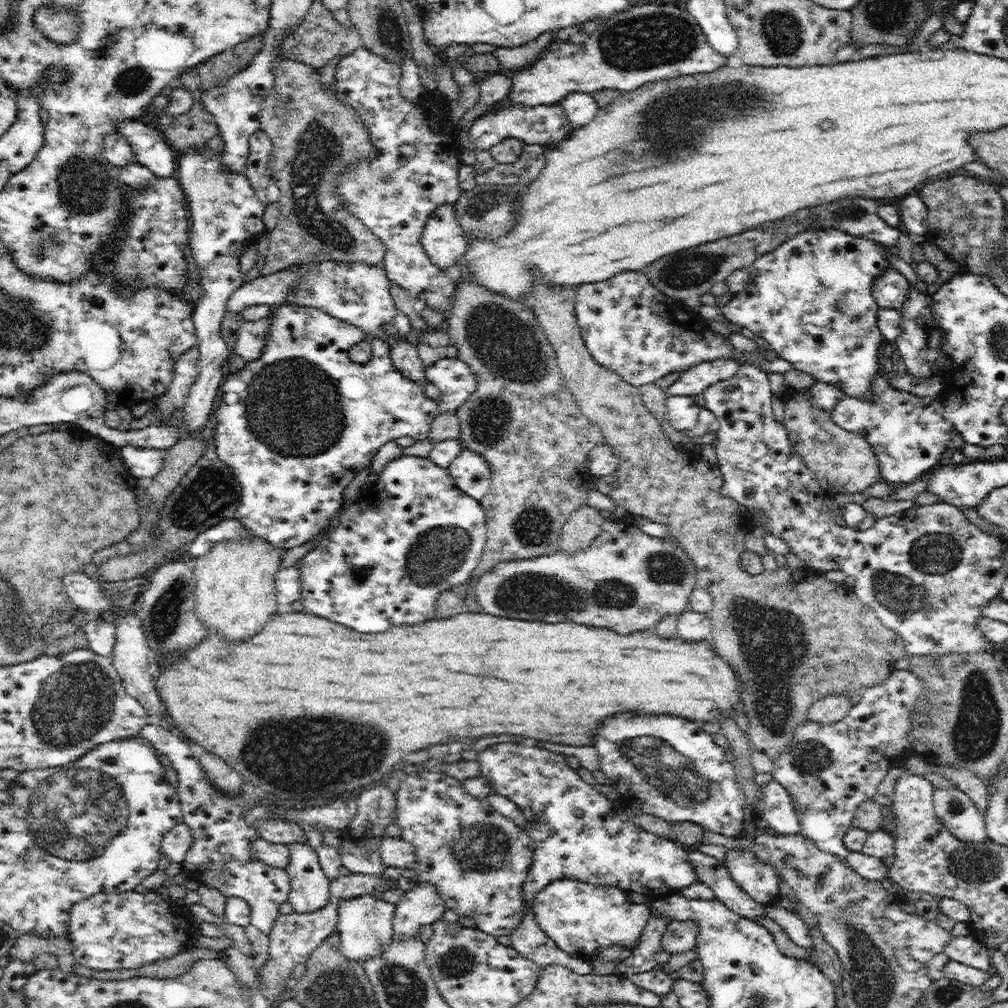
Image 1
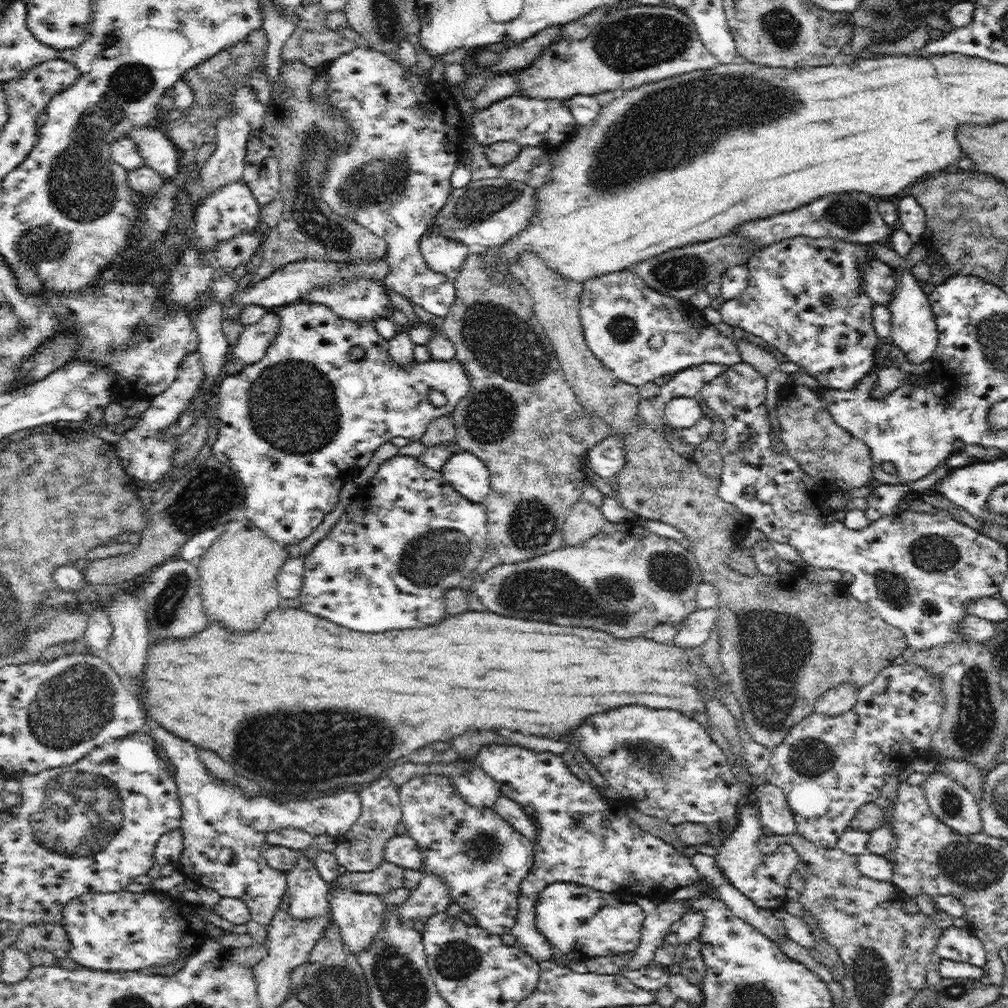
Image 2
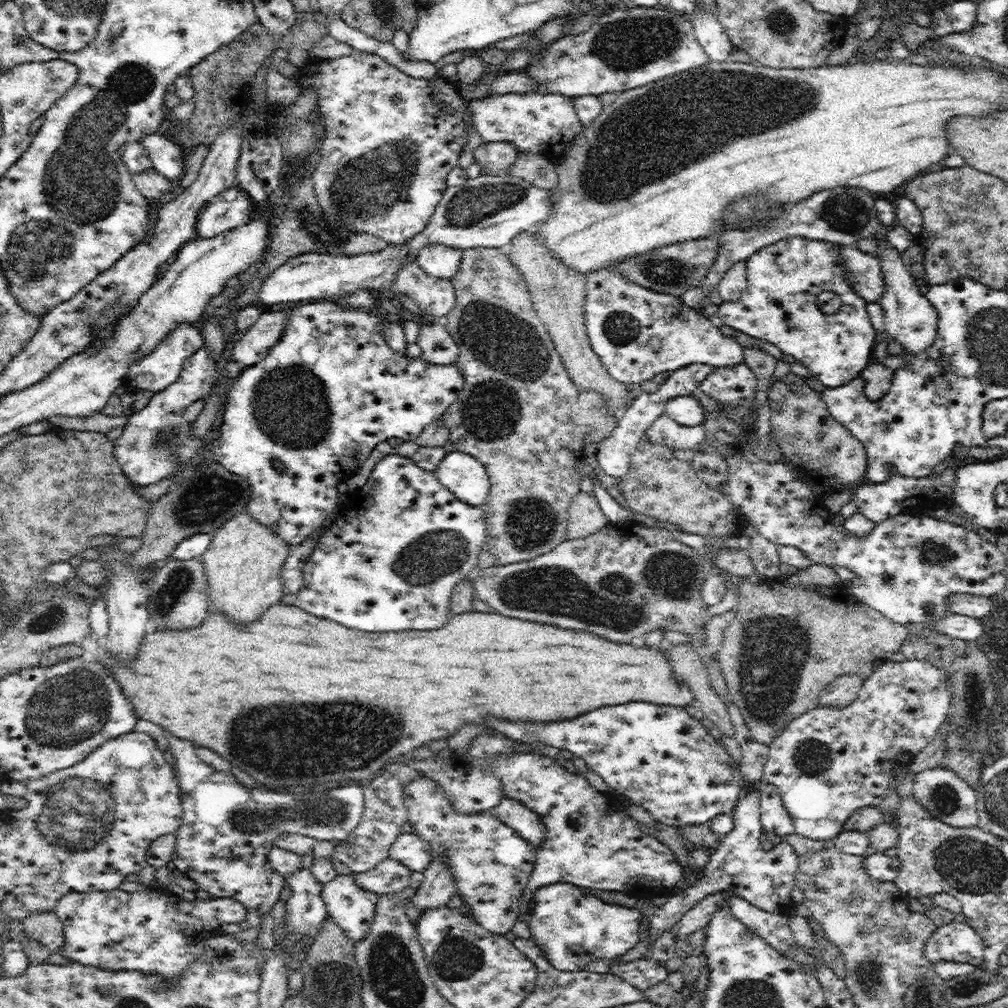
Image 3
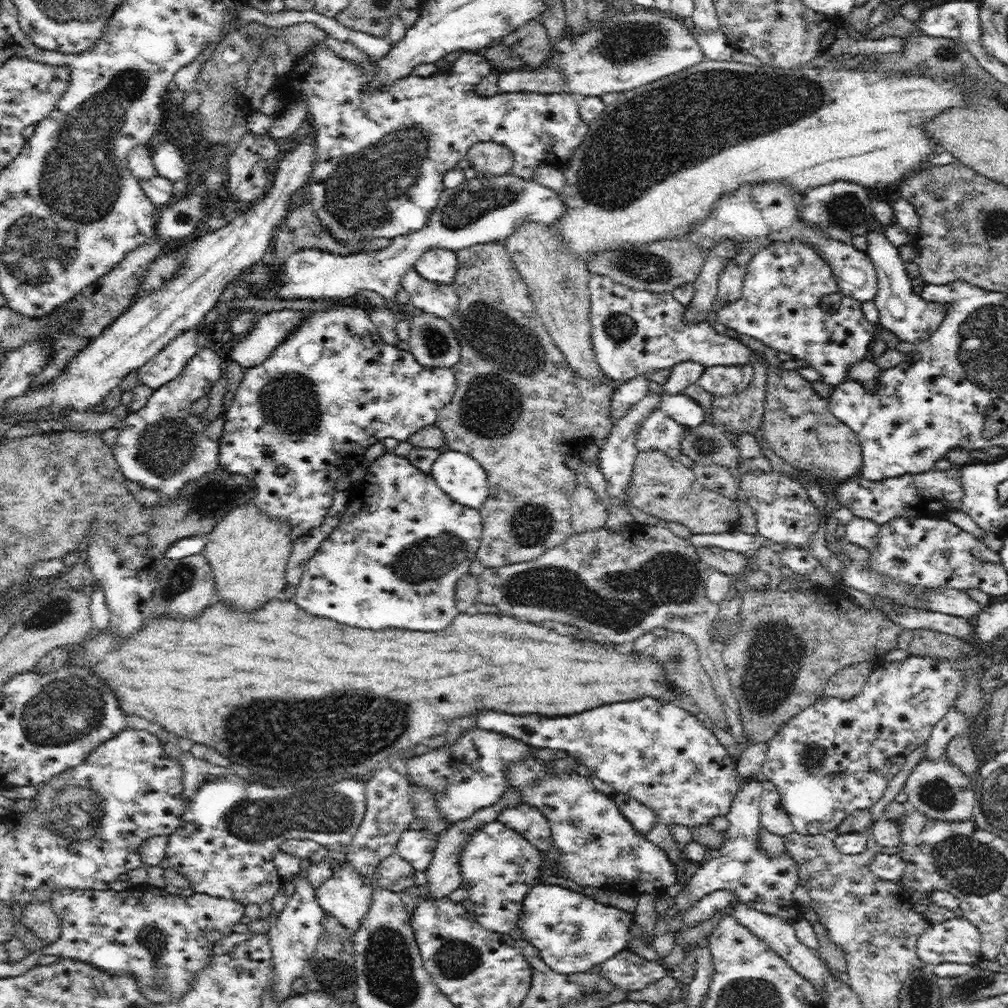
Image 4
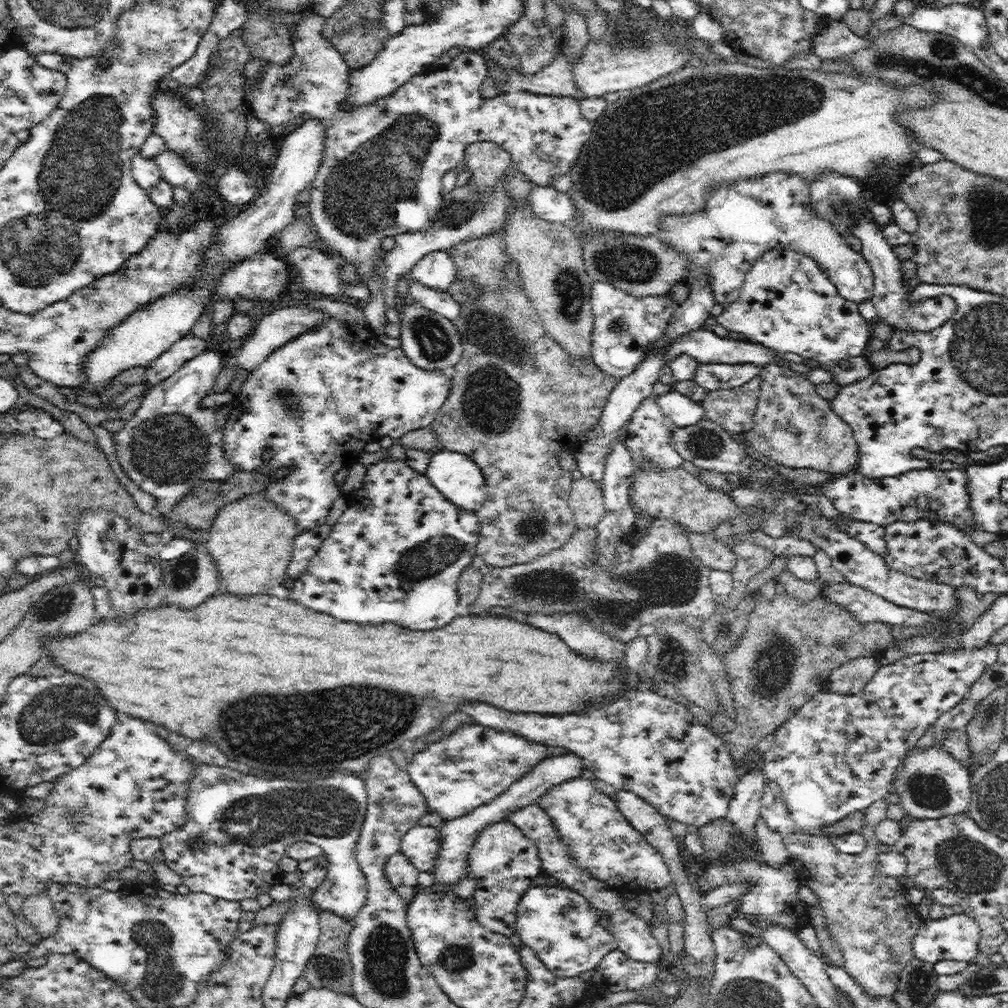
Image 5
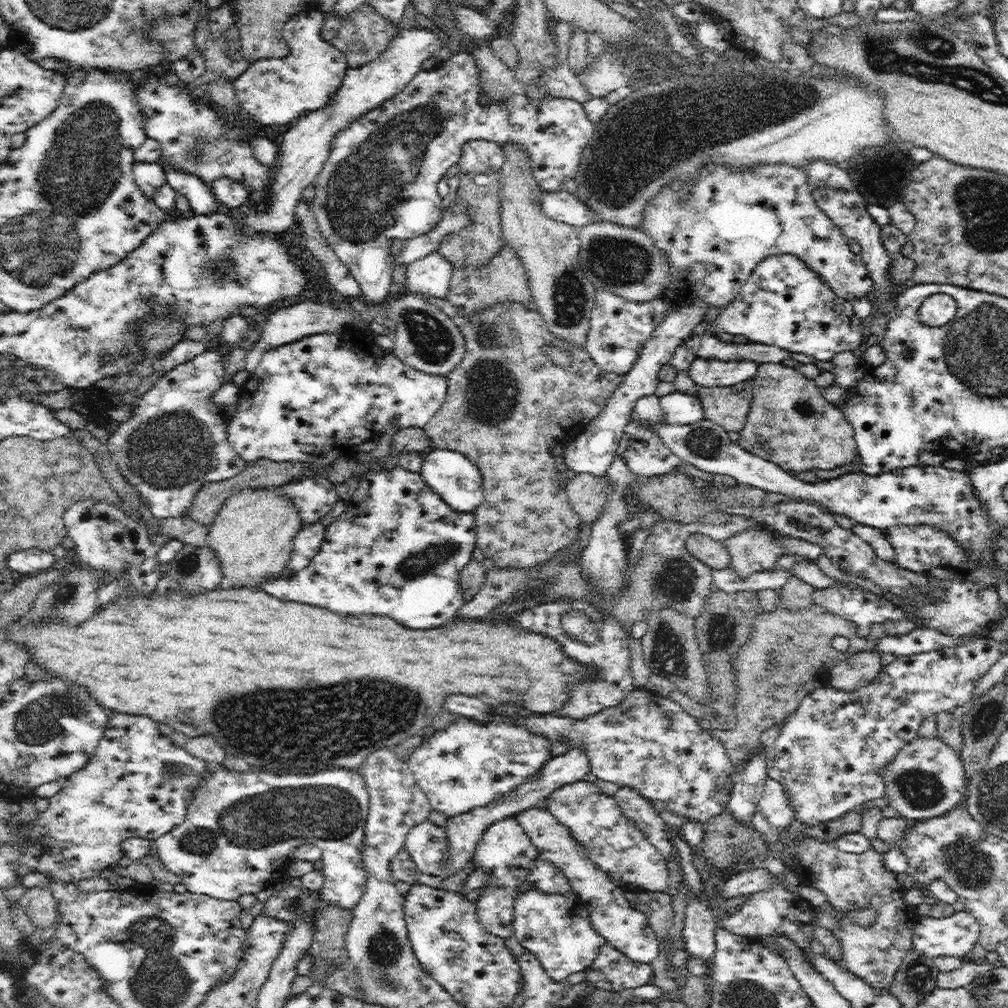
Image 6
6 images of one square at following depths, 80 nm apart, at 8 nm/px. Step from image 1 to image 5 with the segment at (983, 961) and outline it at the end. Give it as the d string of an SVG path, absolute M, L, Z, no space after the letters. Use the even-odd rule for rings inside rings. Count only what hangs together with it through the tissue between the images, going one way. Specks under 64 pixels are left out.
M952 913L944 919L927 919L918 928L916 936L912 938L913 953L916 958L924 962L935 963L938 960L955 960L956 962L969 962L976 958L979 951L979 938L981 928L966 914Z

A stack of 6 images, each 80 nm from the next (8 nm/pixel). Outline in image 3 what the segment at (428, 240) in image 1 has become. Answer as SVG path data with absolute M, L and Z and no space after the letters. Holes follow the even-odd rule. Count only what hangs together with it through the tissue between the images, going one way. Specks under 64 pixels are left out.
M440 243L426 244L418 252L416 261L427 275L451 279L460 266L462 251Z

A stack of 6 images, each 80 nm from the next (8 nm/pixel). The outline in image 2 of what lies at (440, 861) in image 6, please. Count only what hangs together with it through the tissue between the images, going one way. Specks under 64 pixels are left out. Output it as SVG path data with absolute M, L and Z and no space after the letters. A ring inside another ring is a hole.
M404 835L392 836L384 848L384 857L388 863L396 864L402 869L422 869L422 851L413 839Z

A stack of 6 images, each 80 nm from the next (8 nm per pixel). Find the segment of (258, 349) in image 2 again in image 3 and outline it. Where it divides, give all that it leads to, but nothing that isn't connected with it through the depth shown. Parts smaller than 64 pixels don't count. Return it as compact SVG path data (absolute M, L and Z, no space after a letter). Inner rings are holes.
M263 312L260 318L239 335L239 341L232 350L233 361L242 362L245 368L264 361L271 349L277 344L287 327L288 312Z

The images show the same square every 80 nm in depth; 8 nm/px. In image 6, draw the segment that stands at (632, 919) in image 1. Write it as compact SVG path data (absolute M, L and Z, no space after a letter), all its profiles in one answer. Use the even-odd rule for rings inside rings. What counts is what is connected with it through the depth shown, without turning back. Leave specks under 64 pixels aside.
M536 889L519 893L512 929L516 940L538 958L554 982L562 982L570 974L588 970L600 946L606 943L604 937L592 927L589 911L577 895L544 893Z

